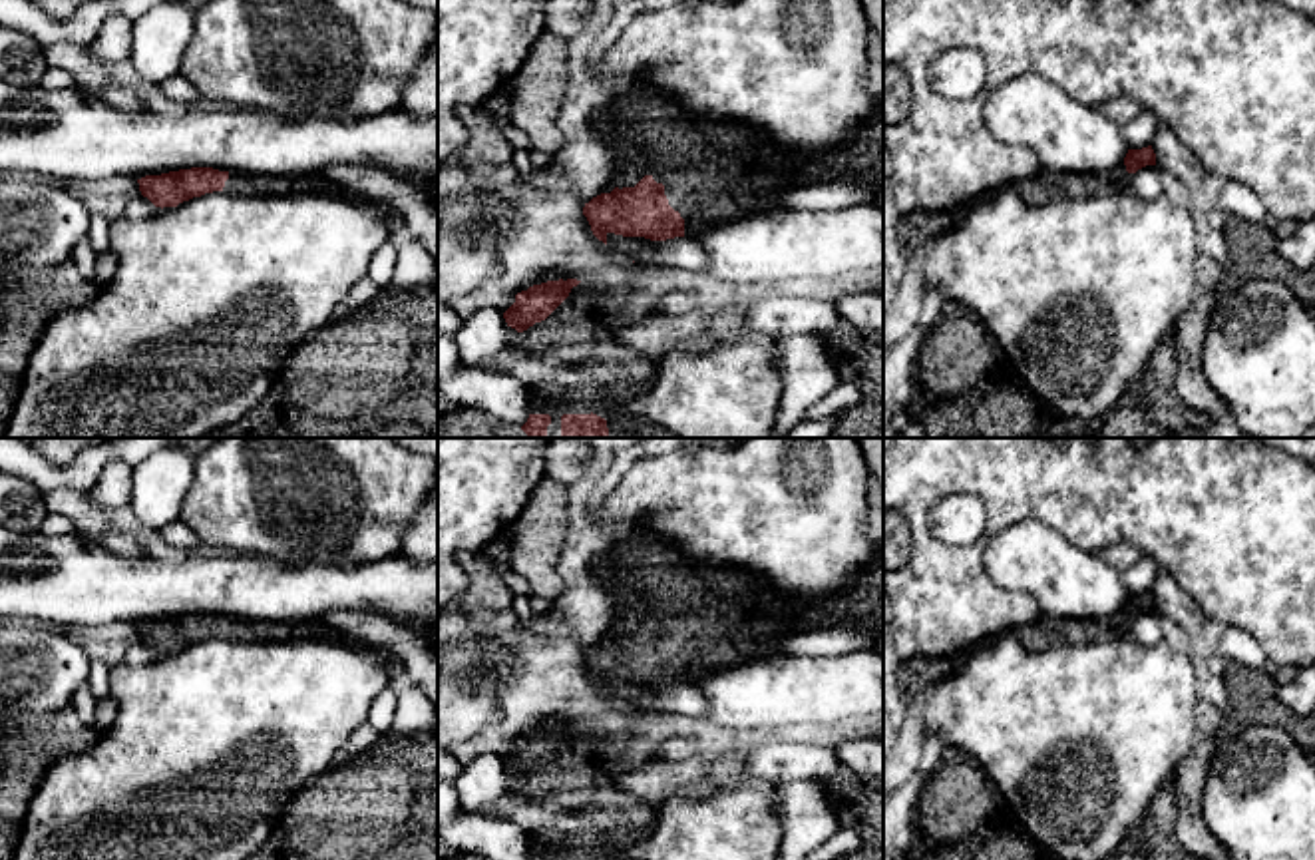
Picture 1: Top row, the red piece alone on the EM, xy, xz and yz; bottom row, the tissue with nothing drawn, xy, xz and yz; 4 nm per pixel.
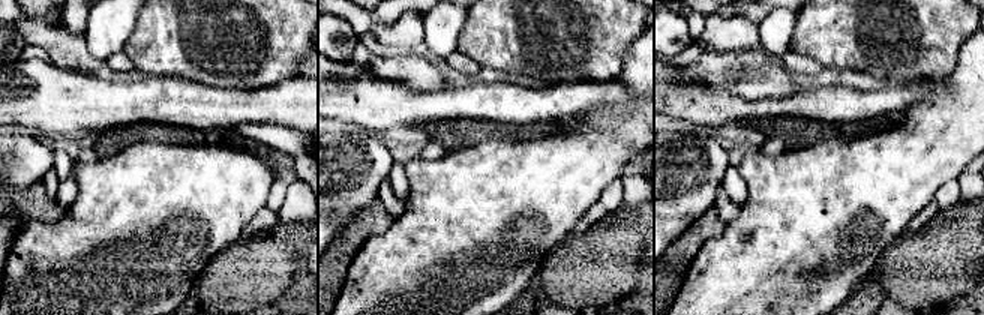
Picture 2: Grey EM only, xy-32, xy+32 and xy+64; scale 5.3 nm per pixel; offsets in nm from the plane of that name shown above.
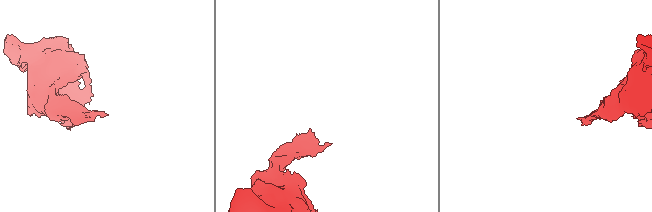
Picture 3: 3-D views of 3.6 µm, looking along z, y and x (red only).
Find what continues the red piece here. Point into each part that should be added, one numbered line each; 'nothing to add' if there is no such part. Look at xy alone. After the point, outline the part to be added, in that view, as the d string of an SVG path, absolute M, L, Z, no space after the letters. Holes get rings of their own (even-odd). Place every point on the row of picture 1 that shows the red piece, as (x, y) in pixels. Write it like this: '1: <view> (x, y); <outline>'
1: xy (241, 184); M229 171L229 179L225 181L223 191L235 195L277 197L298 189L316 189L324 185L326 181L322 177L292 179L286 175L255 175L255 173Z

